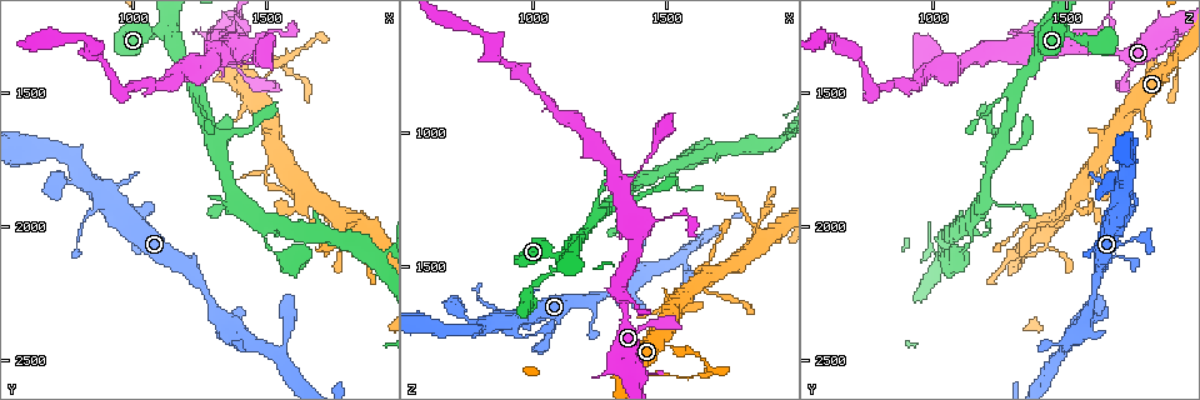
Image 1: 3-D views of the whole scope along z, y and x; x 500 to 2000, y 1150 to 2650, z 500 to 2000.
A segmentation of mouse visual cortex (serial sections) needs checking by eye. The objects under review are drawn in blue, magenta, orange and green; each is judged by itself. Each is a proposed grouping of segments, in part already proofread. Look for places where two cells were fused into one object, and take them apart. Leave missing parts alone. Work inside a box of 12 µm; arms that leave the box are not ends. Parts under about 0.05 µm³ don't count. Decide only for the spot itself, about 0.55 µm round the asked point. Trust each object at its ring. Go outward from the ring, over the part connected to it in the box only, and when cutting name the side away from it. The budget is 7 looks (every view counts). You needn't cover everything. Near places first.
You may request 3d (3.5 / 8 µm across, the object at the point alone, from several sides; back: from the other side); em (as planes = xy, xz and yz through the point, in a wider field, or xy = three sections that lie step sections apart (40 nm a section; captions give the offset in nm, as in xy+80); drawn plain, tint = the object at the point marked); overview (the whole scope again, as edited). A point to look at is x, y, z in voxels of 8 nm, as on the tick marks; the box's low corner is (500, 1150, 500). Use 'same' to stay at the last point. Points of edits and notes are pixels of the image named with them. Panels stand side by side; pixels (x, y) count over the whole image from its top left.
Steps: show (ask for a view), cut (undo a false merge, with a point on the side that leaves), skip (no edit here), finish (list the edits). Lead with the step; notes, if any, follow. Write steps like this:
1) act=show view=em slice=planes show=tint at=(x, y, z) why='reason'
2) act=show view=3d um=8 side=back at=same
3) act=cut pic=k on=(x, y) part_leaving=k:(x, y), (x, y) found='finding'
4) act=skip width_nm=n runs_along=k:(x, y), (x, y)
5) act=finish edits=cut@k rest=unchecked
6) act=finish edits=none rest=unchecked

act=show view=3d um=3.5 at=(1510, 1830, 1630) why='thin neck'

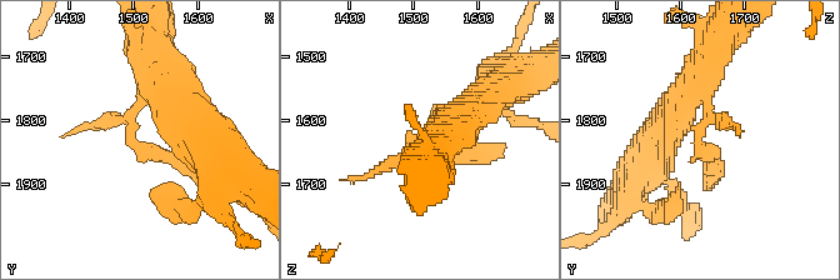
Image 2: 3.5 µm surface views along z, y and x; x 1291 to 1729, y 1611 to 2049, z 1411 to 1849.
act=show view=em slice=xy step=3 show=tint at=(1510, 1845, 1630) why='need the tissue'

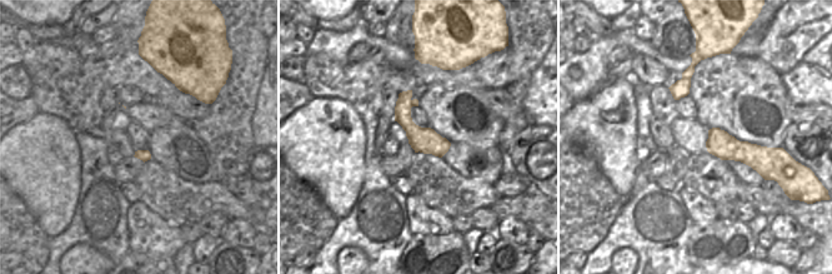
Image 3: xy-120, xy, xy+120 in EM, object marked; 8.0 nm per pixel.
act=skip runs_along=2:(155, 71), (129, 136), (213, 183) found='one cell here'

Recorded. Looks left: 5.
act=show view=3d um=3.5 at=(1310, 1680, 1260) why='four or more arms meet'

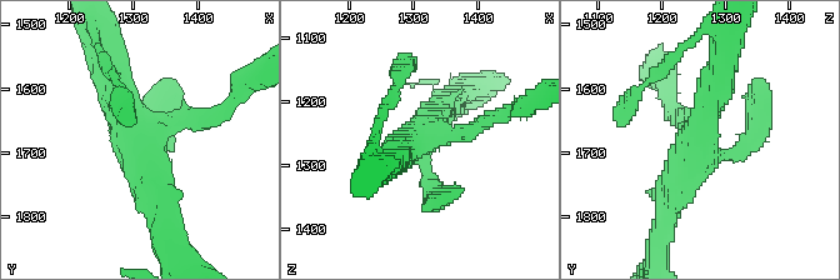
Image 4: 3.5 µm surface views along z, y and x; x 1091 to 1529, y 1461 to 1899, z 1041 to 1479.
act=show view=em slice=planes show=tint at=(1310, 1690, 1250) why='shape alone is not enough'

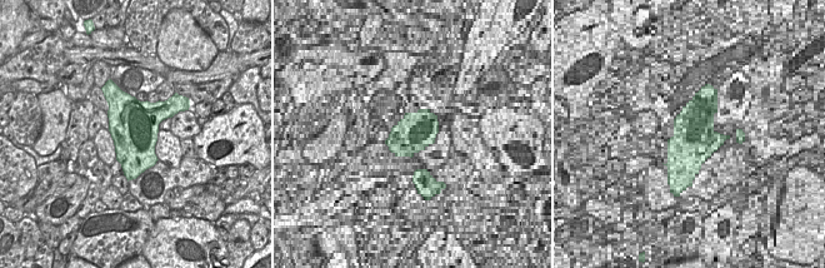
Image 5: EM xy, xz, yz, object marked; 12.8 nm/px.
act=skip arms=4 arm_widths_nm=200,300,350,400 runs_along=4:(110, 71), (164, 216) found='continuous, no second cell'

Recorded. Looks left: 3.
act=show view=3d um=3.5 at=(1440, 1350, 1900) why='thick turns thin'

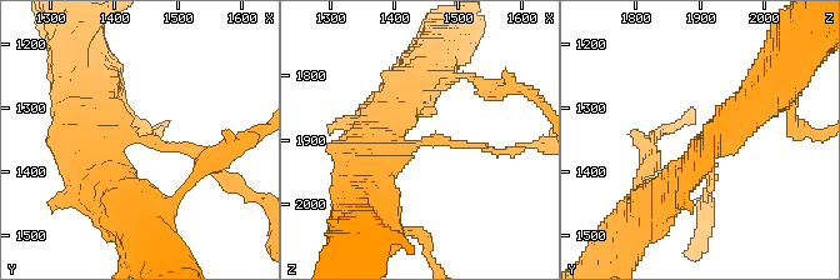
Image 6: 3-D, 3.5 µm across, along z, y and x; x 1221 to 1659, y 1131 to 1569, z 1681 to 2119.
act=show view=em slice=xy step=5 show=tint at=(1445, 1350, 1900) arm_widths_nm=100,450 why='need the tissue'

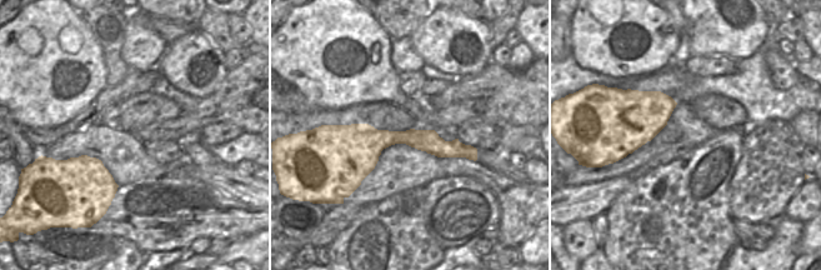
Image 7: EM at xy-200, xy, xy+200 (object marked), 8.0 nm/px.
act=skip runs_along=7:(345, 128), (474, 153) found='all the same cell'

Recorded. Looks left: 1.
act=finish edits=none rest=unchecked

